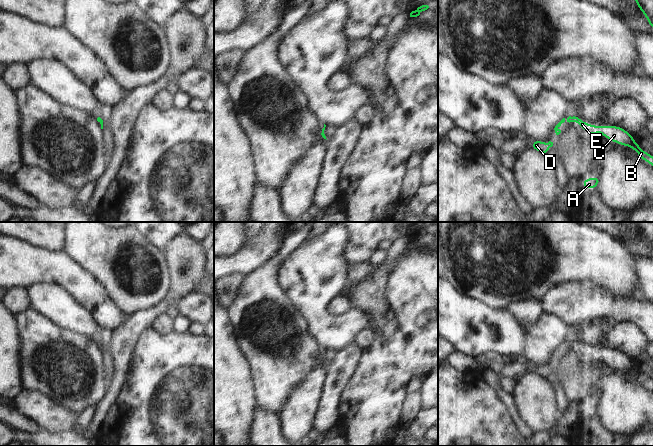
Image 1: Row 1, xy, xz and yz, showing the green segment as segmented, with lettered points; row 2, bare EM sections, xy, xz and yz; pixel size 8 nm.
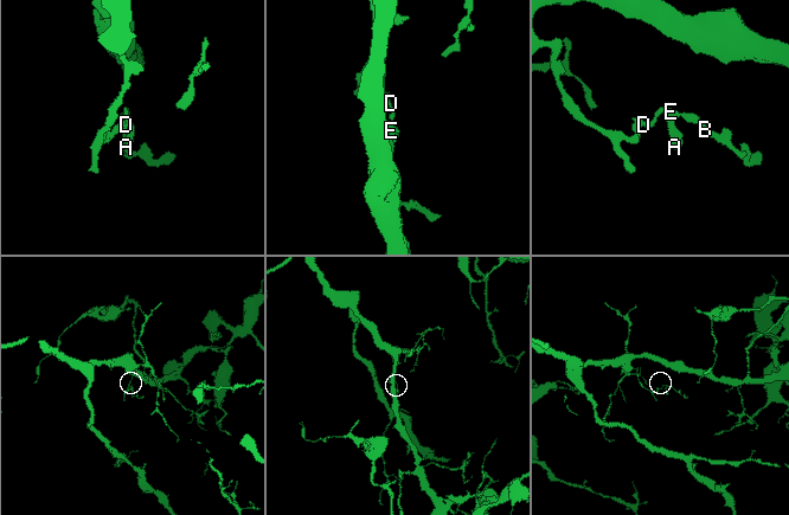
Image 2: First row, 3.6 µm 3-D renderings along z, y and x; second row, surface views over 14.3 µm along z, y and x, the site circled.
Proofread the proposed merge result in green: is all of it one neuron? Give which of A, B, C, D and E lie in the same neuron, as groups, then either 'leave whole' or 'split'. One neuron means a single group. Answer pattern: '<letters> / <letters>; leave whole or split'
A B C D E; leave whole

